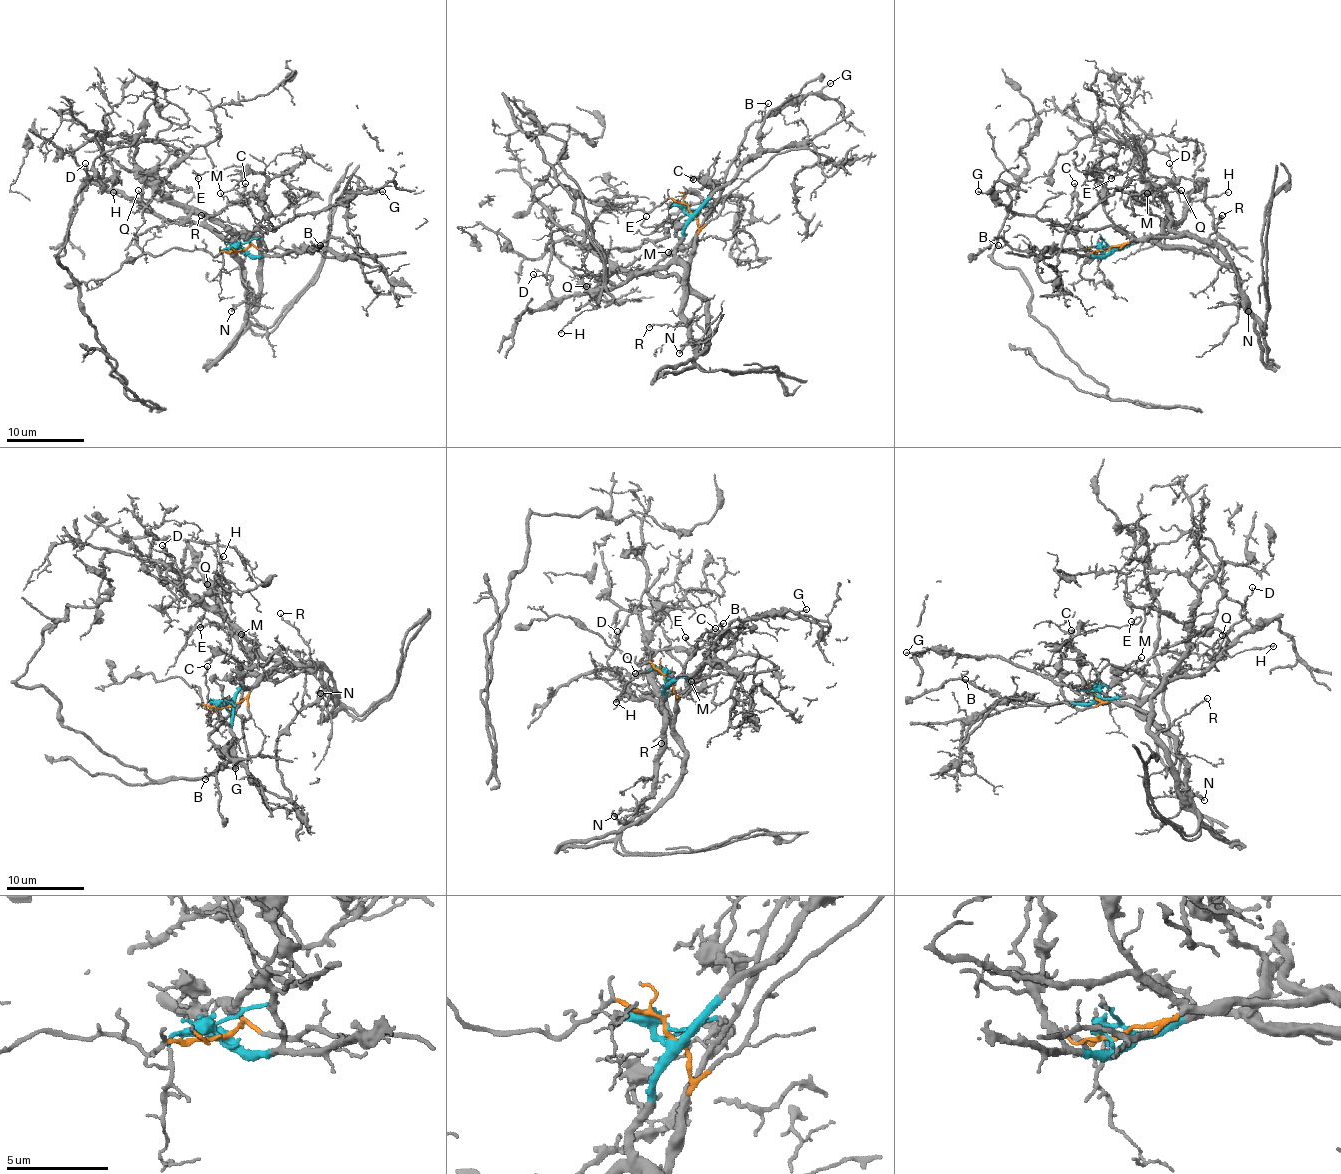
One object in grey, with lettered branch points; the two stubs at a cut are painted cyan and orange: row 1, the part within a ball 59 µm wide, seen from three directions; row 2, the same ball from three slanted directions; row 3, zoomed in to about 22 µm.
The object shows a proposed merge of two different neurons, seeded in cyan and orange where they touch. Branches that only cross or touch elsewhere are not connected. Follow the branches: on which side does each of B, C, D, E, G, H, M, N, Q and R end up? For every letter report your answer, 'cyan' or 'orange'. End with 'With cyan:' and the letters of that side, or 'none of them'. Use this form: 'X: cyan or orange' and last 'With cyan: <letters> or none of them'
B: cyan
C: cyan
D: cyan
E: orange
G: orange
H: cyan
M: cyan
N: cyan
Q: cyan
R: orange
With cyan: B, C, D, H, M, N, Q

